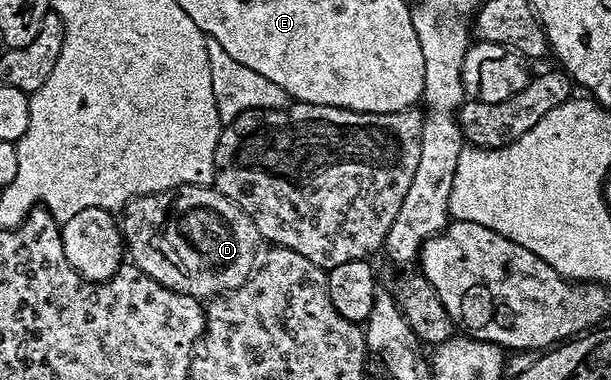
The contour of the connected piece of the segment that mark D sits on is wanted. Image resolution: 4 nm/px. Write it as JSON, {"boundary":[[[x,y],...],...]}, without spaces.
{"boundary":[[[184,183],[180,187],[174,187],[171,191],[157,191],[154,195],[140,195],[138,198],[130,200],[122,208],[122,234],[126,255],[130,260],[131,266],[142,269],[142,273],[146,273],[146,277],[154,277],[154,281],[158,281],[158,285],[162,285],[166,289],[174,289],[183,295],[193,295],[201,301],[208,301],[213,297],[226,295],[228,292],[241,287],[252,275],[252,272],[256,270],[258,266],[256,250],[262,246],[262,240],[258,229],[254,225],[254,221],[250,221],[250,217],[246,217],[246,213],[242,213],[242,209],[238,209],[238,205],[234,205],[234,201],[230,201],[230,197],[226,197],[221,191],[217,191],[215,186],[199,187],[189,183]]]}

